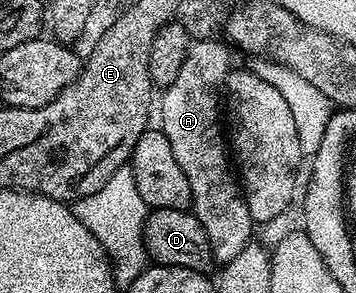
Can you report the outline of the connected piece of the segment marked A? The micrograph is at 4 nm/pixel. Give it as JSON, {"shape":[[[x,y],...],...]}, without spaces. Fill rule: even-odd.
{"shape":[[[195,40],[184,63],[180,63],[180,73],[174,82],[161,90],[160,128],[168,143],[172,143],[172,155],[176,155],[180,171],[188,175],[193,215],[200,227],[204,227],[204,235],[208,235],[208,243],[218,263],[231,261],[240,255],[240,251],[251,244],[250,232],[256,229],[228,156],[227,142],[226,145],[222,142],[222,129],[218,126],[218,93],[220,97],[232,68],[229,52],[225,40]]]}

